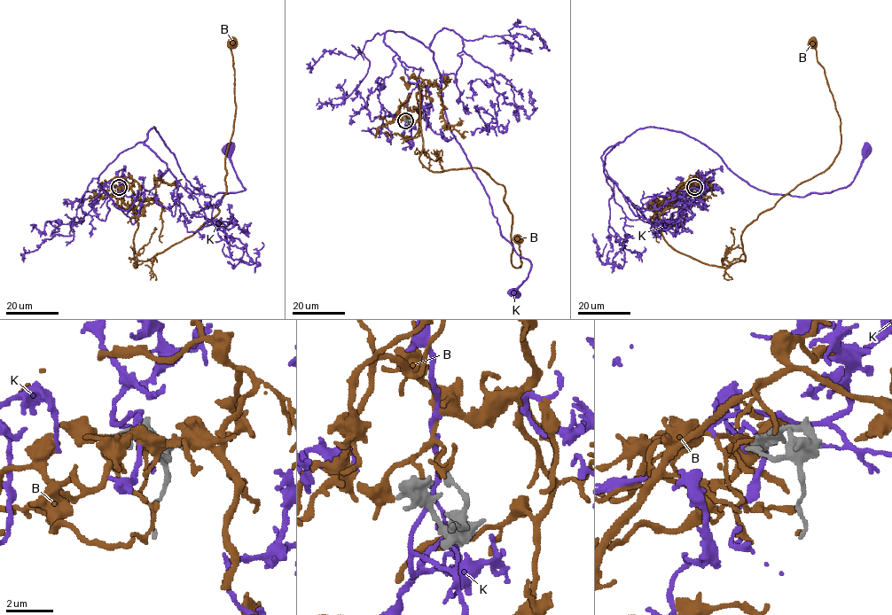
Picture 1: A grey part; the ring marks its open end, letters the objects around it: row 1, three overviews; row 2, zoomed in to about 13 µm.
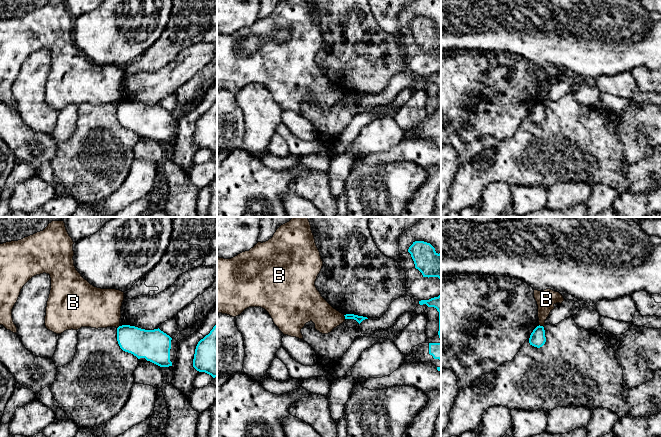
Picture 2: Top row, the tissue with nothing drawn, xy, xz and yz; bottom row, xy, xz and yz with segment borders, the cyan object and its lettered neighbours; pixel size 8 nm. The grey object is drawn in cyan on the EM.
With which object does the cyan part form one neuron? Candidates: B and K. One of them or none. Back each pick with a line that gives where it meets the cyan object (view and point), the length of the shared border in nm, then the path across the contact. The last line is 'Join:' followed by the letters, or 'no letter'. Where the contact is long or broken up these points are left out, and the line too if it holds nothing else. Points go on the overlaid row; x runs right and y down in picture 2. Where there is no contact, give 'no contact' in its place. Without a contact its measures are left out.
Join: no letter

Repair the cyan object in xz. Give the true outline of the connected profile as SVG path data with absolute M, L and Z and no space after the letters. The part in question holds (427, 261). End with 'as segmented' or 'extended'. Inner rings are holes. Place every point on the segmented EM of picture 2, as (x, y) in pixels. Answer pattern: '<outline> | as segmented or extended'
M415 241L408 252L411 254L415 268L423 277L438 277L441 280L441 253L438 254L430 243Z | as segmented

